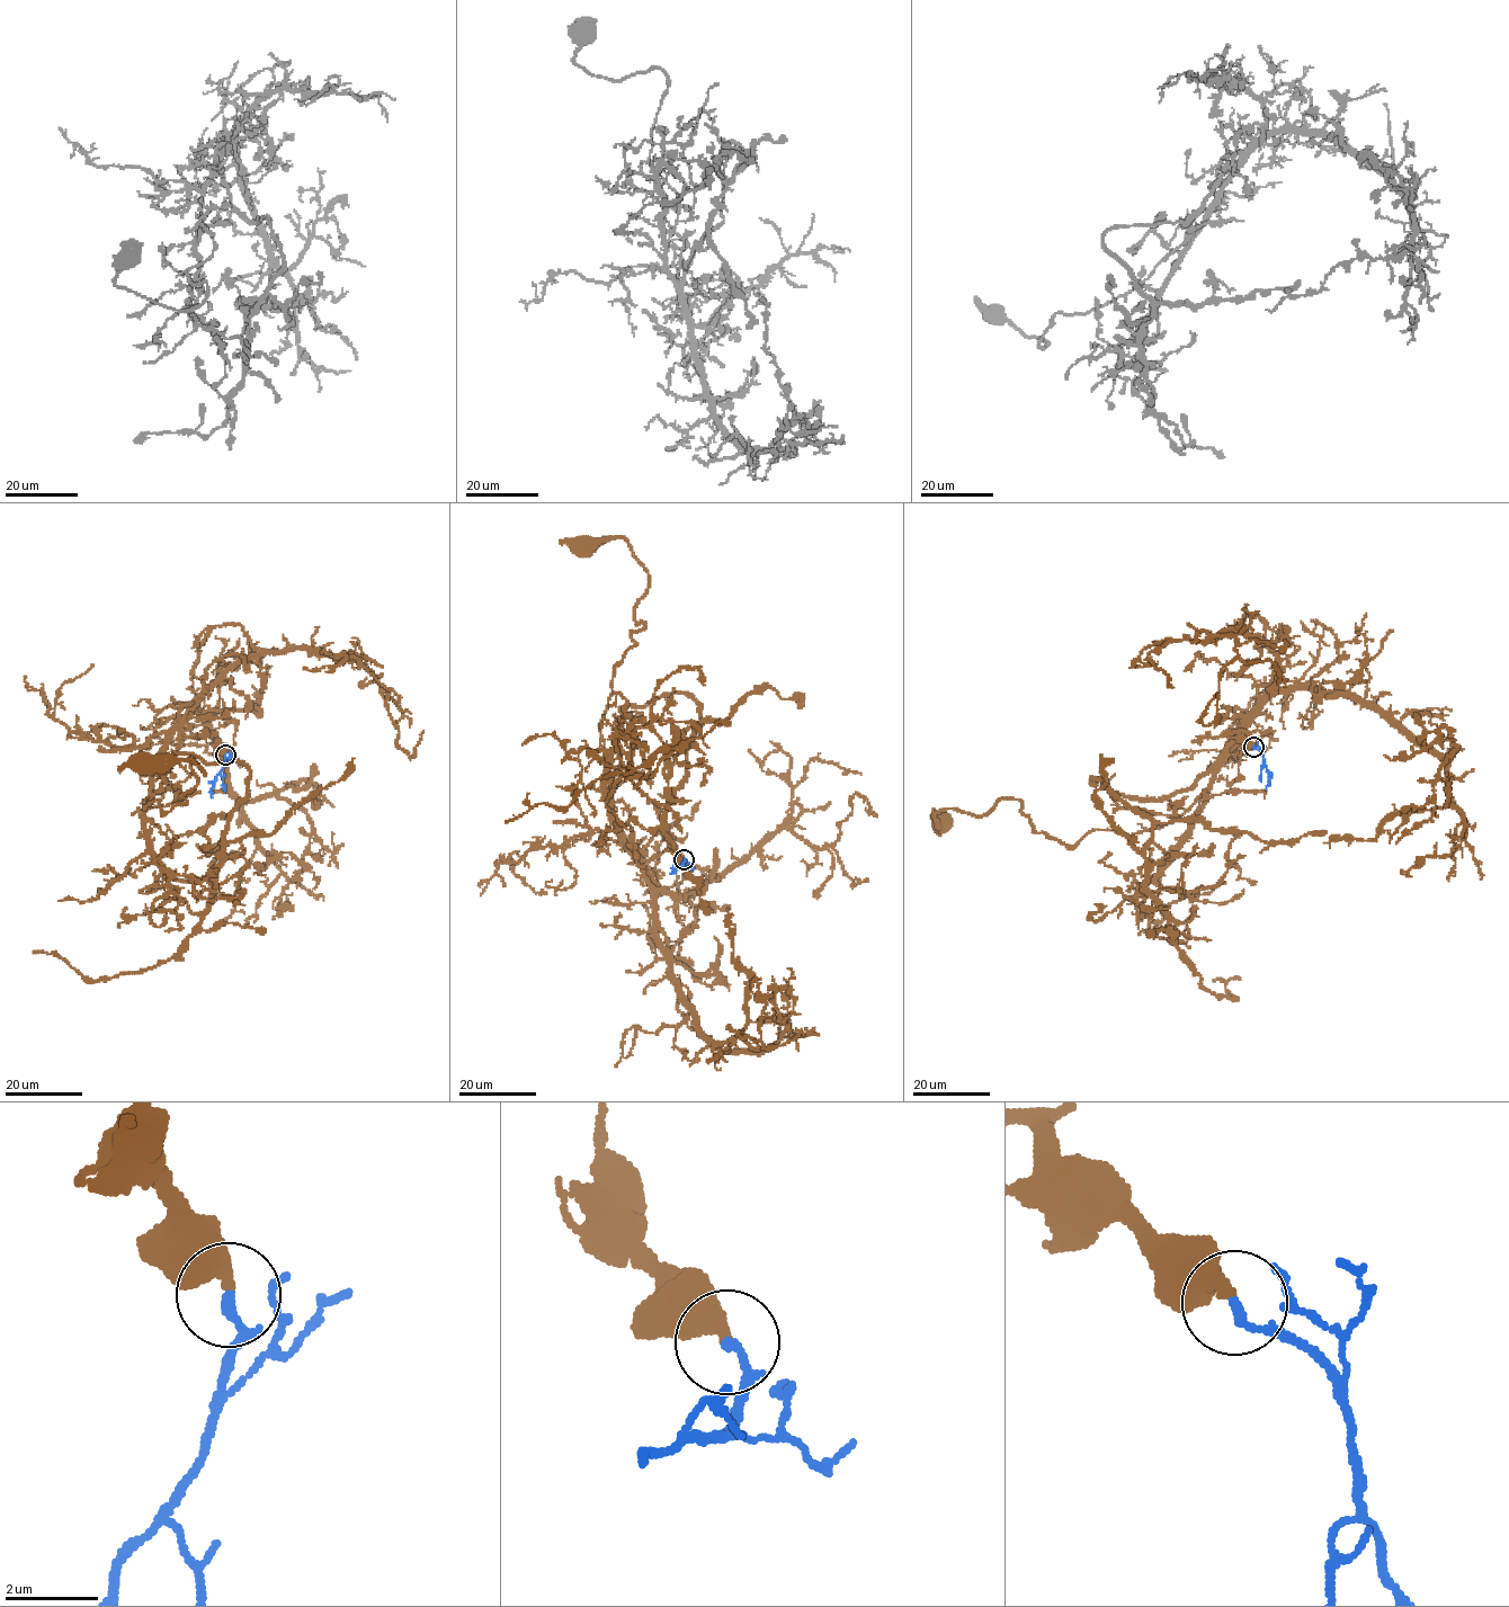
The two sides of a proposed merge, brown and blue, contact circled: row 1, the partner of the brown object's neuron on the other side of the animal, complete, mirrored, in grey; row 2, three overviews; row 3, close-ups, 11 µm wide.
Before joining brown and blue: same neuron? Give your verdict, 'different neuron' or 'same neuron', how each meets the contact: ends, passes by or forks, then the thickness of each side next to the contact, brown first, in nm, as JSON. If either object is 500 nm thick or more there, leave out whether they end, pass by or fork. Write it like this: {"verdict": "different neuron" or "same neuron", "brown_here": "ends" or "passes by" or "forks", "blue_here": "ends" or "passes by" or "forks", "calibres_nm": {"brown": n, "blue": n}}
{"verdict": "same neuron", "brown_here": "ends", "blue_here": "ends", "calibres_nm": {"brown": 320, "blue": 200}}

